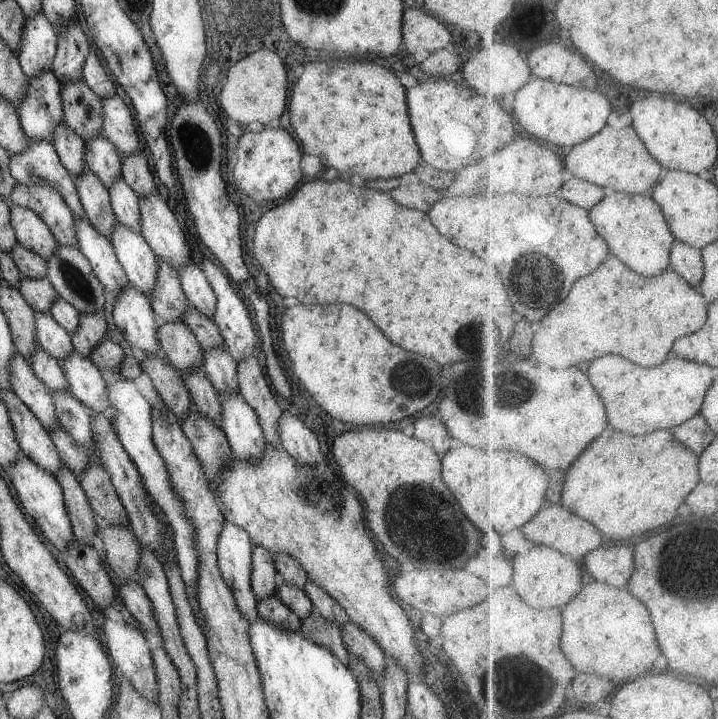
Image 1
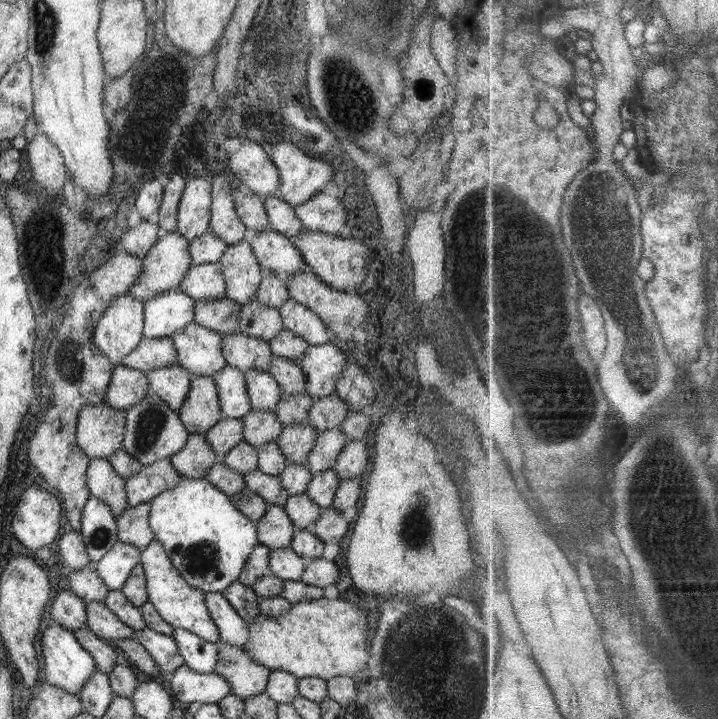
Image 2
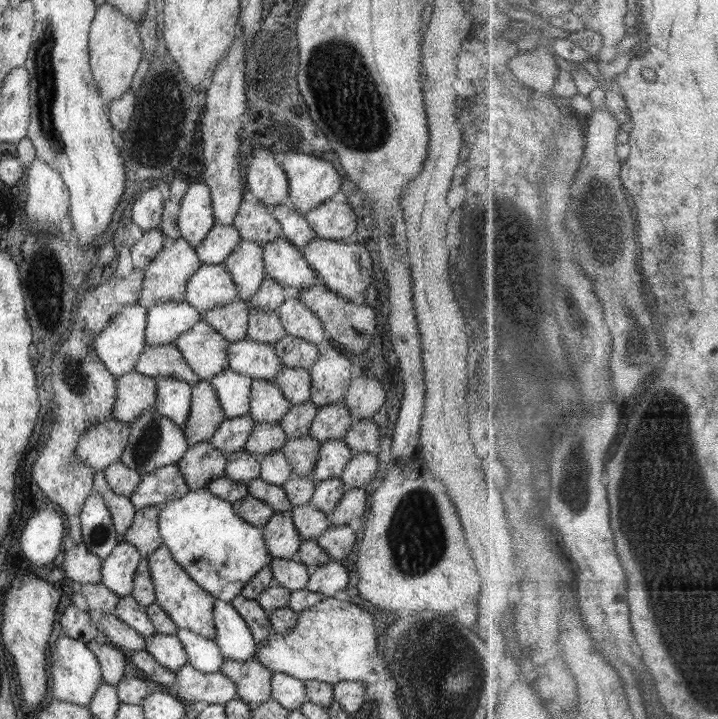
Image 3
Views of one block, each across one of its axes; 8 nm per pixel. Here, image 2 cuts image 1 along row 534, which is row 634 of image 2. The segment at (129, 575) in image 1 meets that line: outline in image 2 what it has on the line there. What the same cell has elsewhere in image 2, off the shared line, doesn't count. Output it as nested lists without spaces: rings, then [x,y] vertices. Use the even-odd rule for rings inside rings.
[[[88,602],[87,626],[100,638],[106,638],[109,643],[117,639],[132,639],[135,630],[124,624],[104,603]]]

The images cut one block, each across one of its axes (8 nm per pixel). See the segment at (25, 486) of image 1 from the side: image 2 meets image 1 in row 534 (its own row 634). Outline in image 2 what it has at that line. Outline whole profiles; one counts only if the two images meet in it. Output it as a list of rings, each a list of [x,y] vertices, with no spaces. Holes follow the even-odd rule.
[[[51,621],[47,623],[47,628],[42,632],[39,651],[44,660],[46,682],[70,694],[79,696],[87,680],[90,680],[90,677],[97,671],[93,656],[85,648],[82,648],[81,642],[76,640],[73,631],[66,630],[62,628],[62,625]]]

